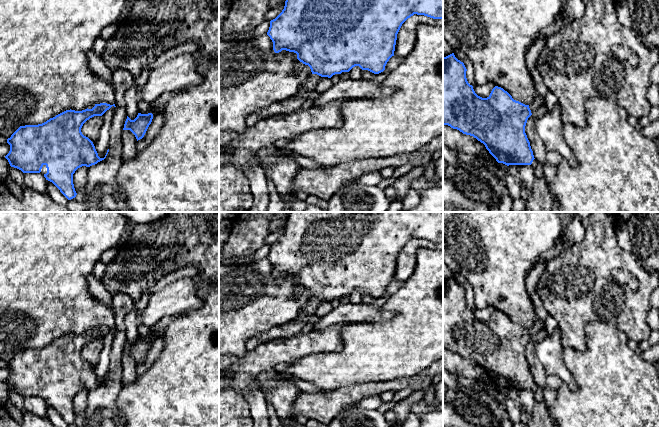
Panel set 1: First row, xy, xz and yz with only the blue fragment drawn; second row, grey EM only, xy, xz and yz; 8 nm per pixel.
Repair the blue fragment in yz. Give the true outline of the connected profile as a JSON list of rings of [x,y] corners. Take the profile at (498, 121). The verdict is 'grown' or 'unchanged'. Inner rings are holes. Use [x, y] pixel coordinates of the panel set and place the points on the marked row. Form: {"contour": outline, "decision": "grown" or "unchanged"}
{"contour": [[[454,53],[443,57],[443,125],[473,136],[483,143],[498,163],[509,165],[531,165],[534,158],[530,142],[525,133],[528,118],[538,110],[545,100],[537,96],[532,104],[516,101],[503,88],[495,86],[487,98],[478,96],[466,78],[466,67]]], "decision": "grown"}

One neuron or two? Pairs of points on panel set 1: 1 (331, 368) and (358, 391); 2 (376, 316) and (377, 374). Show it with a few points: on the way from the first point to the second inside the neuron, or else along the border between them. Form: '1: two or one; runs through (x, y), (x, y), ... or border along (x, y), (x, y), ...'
1: two; border along (373, 381), (327, 390)
2: two; border along (392, 313), (388, 319), (367, 324)

